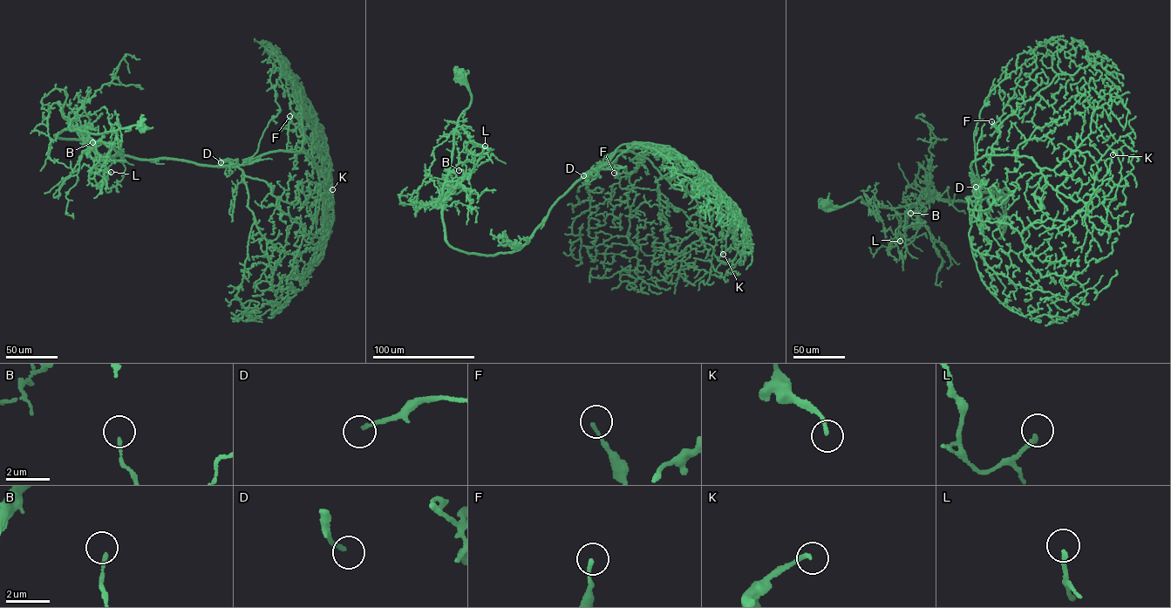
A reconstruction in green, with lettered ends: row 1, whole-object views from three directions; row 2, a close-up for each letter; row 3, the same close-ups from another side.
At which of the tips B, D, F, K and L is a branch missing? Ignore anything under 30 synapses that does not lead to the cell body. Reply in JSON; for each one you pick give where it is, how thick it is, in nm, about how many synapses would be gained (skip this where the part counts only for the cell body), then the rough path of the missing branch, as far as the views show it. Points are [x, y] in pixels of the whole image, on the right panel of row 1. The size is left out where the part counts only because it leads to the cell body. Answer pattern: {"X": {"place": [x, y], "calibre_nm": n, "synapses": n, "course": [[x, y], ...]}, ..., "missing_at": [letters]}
{"missing_at": []}

